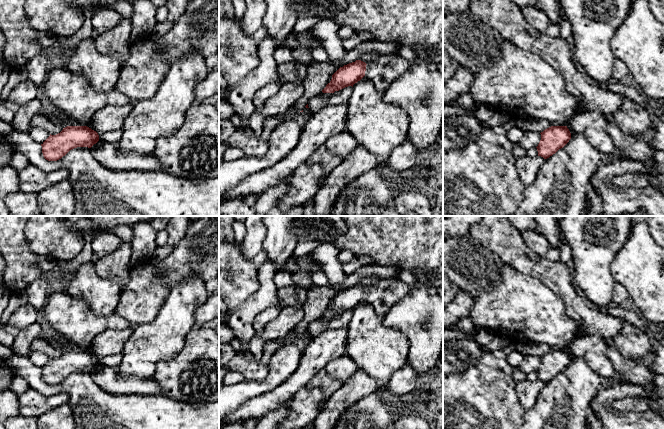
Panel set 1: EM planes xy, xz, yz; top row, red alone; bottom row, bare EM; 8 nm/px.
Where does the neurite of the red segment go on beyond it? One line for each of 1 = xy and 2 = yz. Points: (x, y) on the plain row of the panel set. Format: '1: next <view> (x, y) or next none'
1: next none
2: next none

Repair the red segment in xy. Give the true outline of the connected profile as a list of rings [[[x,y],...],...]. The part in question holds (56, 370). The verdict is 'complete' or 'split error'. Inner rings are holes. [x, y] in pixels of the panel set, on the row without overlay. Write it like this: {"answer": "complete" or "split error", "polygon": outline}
{"answer": "complete", "polygon": [[[67,350],[56,359],[50,358],[41,368],[42,377],[46,384],[57,385],[74,372],[91,372],[98,365],[98,357],[87,350]]]}

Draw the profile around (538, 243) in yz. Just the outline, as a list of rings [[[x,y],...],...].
[[[520,231],[522,239],[526,245],[539,256],[545,256],[548,251],[549,243],[543,234],[534,231]]]

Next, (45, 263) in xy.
[[[39,256],[36,264],[43,272],[50,271],[57,267],[57,262],[49,256]]]

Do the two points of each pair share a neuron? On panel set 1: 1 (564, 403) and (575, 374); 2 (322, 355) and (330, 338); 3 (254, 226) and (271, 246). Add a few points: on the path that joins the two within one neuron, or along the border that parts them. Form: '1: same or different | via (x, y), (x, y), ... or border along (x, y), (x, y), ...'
1: same | via (568, 396), (575, 387), (575, 381)
2: same | via (322, 351), (330, 342)
3: different | border along (265, 226), (264, 251), (268, 258)

